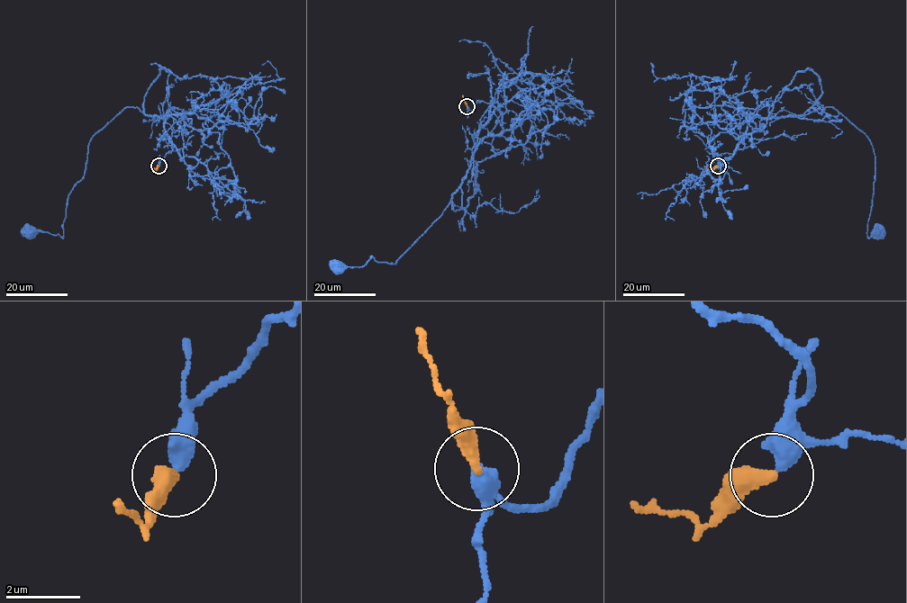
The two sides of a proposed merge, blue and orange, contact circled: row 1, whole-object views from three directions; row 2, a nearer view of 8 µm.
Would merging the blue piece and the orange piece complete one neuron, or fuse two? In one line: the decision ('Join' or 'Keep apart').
Join

